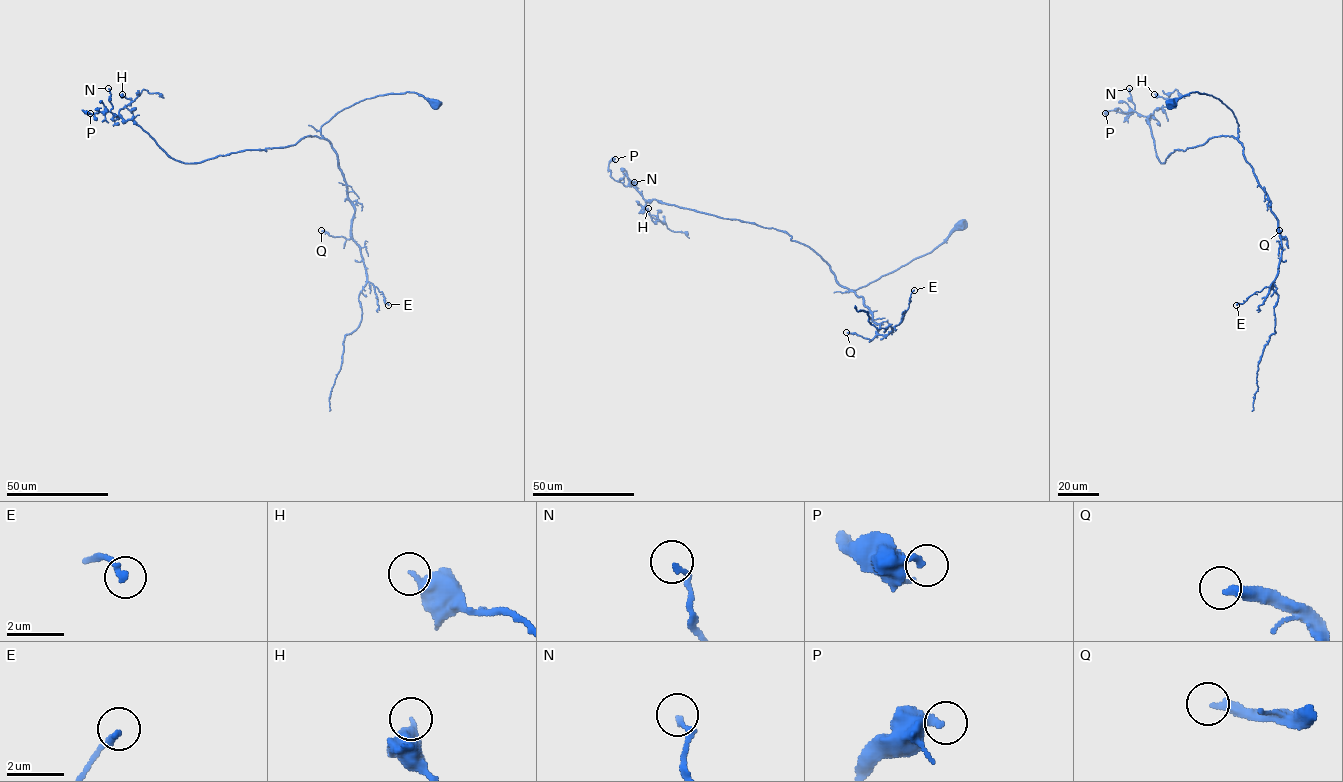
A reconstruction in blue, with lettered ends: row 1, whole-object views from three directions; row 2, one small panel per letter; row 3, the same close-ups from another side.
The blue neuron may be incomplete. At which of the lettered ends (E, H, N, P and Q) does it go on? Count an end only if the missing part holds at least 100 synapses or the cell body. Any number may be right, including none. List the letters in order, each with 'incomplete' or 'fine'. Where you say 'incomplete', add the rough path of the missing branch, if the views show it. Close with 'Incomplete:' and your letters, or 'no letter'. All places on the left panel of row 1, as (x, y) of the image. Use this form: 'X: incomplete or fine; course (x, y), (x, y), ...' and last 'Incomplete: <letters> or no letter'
E: fine
H: fine
N: fine
P: fine
Q: fine
Incomplete: no letter

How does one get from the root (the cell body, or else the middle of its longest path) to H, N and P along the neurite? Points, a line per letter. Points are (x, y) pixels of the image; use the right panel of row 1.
H: (1170, 102), (1190, 92), (1218, 98), (1238, 136), (1212, 136), (1162, 163), (1146, 119), (1168, 102), (1154, 94)
N: (1170, 102), (1190, 92), (1218, 98), (1233, 112), (1238, 136), (1212, 136), (1174, 150), (1162, 163), (1129, 88)
P: (1170, 102), (1190, 92), (1218, 98), (1238, 136), (1212, 136), (1162, 163), (1147, 117), (1105, 113)

